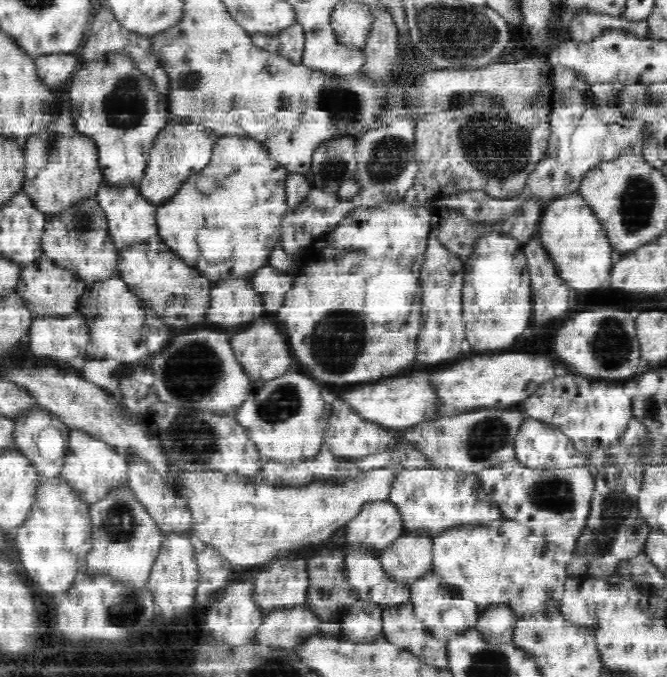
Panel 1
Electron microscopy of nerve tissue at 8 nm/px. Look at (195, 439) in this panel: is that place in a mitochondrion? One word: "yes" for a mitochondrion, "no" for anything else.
yes

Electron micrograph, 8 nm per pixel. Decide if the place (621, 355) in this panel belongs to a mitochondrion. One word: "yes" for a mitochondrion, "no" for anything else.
yes

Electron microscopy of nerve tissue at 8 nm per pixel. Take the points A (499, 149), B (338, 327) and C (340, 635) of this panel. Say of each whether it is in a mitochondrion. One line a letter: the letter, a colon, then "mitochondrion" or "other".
A: mitochondrion
B: mitochondrion
C: other

